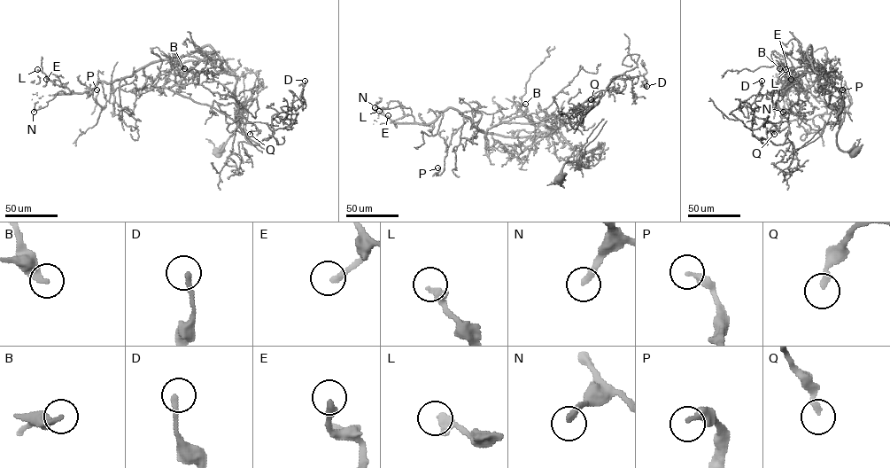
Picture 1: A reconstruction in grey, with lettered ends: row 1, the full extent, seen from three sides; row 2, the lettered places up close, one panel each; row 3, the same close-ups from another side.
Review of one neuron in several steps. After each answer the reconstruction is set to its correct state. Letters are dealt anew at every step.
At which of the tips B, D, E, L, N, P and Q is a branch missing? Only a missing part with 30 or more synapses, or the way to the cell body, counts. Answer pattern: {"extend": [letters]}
{"extend": ["E", "L", "N"]}

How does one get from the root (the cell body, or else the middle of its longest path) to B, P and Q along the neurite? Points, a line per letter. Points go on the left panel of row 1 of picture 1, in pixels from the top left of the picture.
B: (219, 152), (237, 124), (236, 78), (206, 45), (148, 65), (144, 88), (180, 63), (184, 68)
P: (219, 152), (237, 124), (236, 78), (209, 45), (139, 68), (111, 93), (103, 109), (96, 89)
Q: (219, 152), (238, 121), (219, 56), (148, 65), (147, 89), (250, 134)

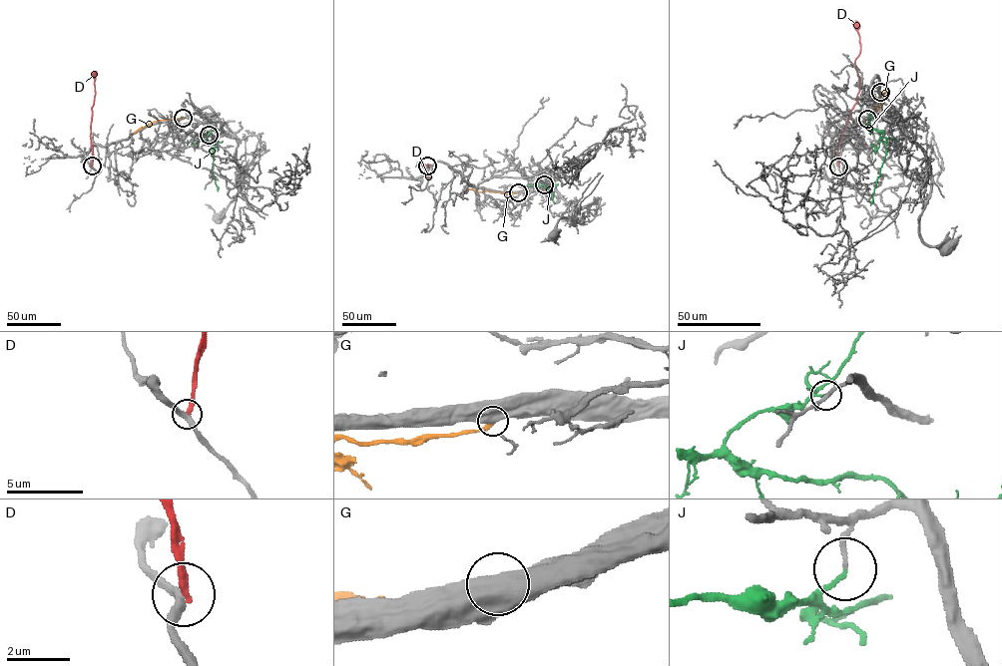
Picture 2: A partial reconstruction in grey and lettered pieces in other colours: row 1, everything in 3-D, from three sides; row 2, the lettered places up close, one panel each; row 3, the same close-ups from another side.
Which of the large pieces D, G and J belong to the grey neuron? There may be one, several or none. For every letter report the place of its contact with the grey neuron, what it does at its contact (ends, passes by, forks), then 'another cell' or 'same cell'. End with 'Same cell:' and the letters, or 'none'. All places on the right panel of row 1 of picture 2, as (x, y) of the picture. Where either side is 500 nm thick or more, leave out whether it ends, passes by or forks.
D: meets grey at (838, 166); it ends there; another cell
G: meets grey at (880, 92); another cell
J: meets grey at (867, 119); it ends there; another cell
Same cell: none

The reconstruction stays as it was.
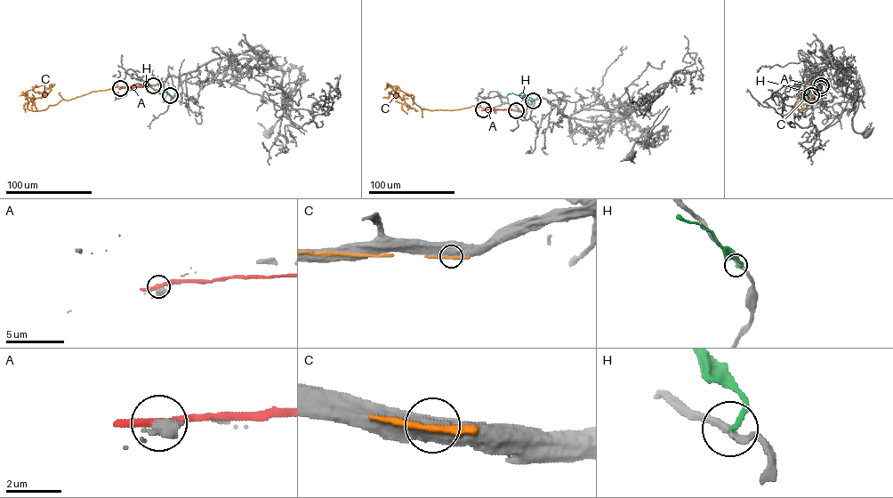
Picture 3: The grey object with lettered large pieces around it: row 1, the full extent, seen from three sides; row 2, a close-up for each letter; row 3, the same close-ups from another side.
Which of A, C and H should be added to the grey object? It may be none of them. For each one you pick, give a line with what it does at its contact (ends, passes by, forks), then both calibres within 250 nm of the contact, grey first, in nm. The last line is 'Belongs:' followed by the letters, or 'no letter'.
H: it ends; calibres 240 and 180 nm
Belongs: H

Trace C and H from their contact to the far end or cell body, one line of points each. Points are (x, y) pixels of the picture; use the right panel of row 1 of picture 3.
C: (821, 85), (816, 87), (821, 92), (820, 101), (800, 111), (808, 98), (805, 97), (807, 88), (815, 84)
H: (812, 95), (806, 90), (805, 83)

